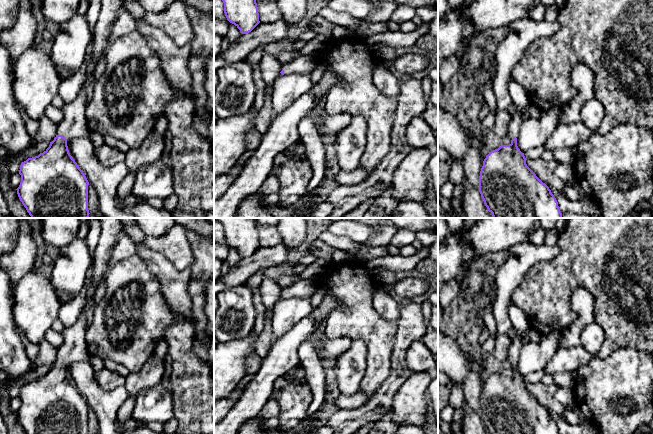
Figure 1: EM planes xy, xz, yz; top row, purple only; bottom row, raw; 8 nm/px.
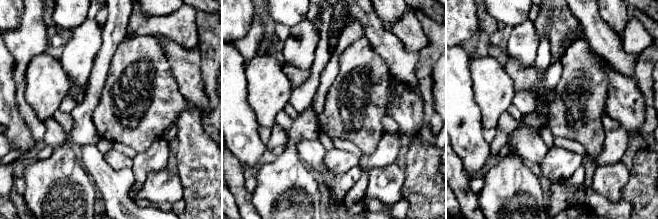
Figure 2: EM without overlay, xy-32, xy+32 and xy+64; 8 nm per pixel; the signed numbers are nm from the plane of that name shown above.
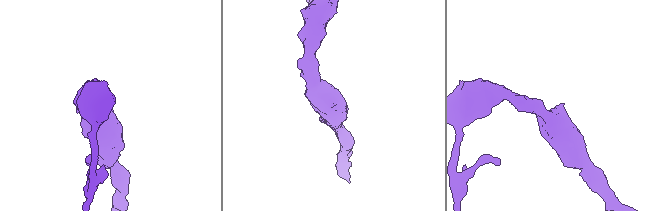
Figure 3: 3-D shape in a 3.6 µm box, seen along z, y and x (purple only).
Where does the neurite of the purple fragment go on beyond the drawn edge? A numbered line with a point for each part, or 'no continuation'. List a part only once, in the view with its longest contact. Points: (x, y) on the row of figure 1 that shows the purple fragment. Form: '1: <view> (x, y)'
1: xy (74, 124)

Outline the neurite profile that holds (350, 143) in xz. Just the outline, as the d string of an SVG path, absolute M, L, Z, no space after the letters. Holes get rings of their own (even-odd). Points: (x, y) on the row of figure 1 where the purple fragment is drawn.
M356 115L332 140L337 154L336 169L349 173L359 167L367 144L367 131L366 118Z

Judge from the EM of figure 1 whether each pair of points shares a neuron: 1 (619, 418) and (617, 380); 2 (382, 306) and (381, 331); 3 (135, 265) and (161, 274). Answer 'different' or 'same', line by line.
1: same
2: different
3: different

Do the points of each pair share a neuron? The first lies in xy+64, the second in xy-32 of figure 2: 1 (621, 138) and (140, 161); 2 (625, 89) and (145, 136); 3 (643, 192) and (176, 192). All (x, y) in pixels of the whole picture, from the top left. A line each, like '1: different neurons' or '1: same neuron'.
1: same neuron
2: different neurons
3: different neurons

